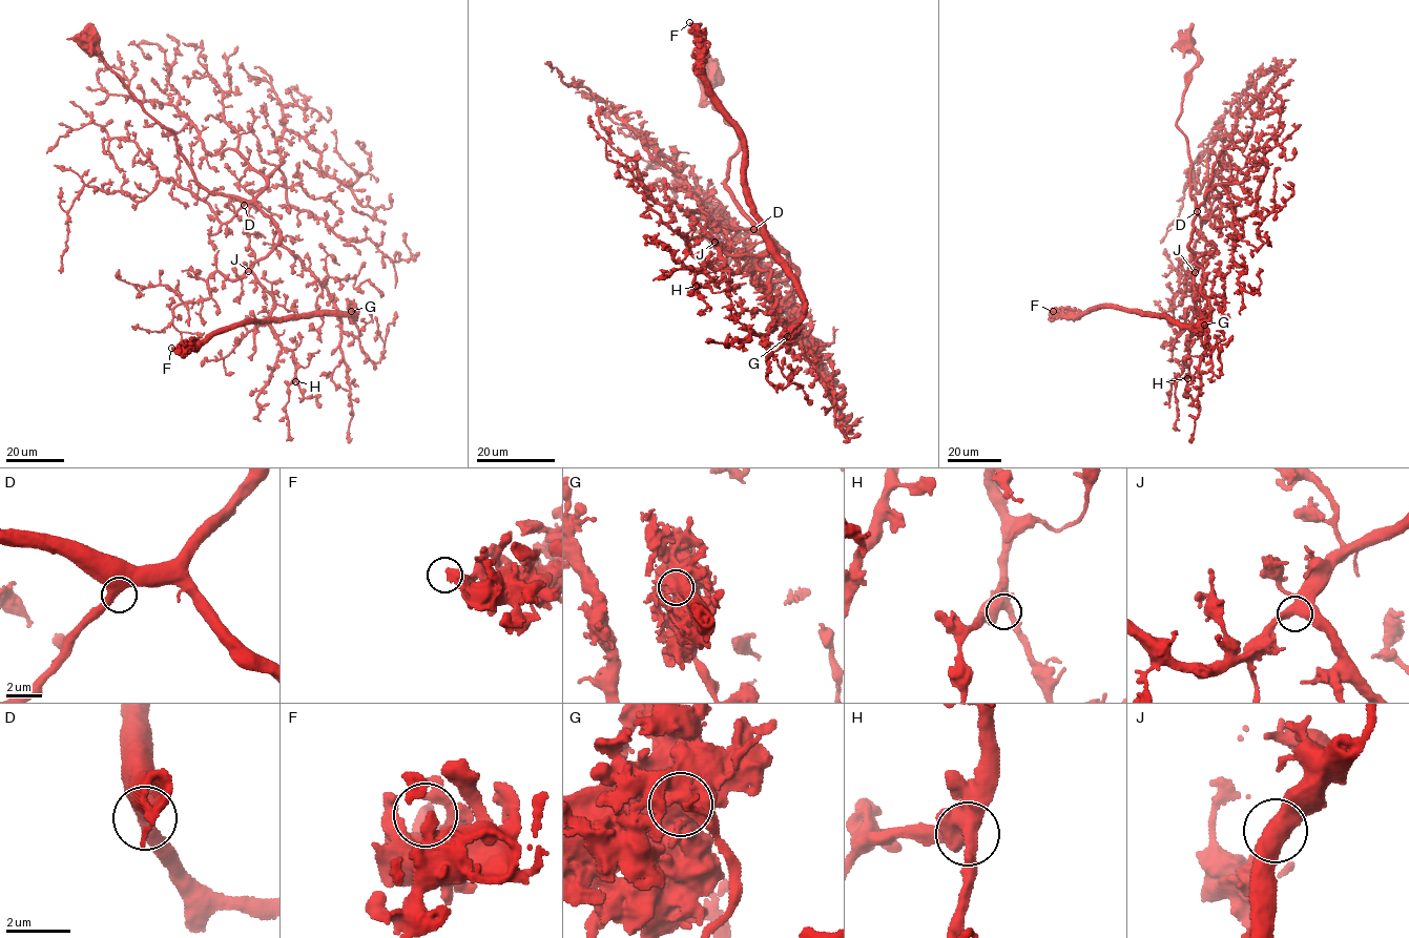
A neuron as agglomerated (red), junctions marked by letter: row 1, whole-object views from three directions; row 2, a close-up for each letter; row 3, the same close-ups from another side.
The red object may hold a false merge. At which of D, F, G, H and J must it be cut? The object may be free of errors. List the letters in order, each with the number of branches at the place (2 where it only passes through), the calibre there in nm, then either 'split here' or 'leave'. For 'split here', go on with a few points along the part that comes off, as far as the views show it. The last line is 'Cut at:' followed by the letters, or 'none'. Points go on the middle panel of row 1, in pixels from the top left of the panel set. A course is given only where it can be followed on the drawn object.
D: 2 | 500 nm | leave
F: 1 | 460 nm | leave
G: 1 | 1350 nm | split here | (788, 336), (803, 314), (803, 293), (757, 213), (742, 130), (710, 89), (690, 22)
H: 2 | 550 nm | leave
J: 2 | 550 nm | leave
Cut at: G

